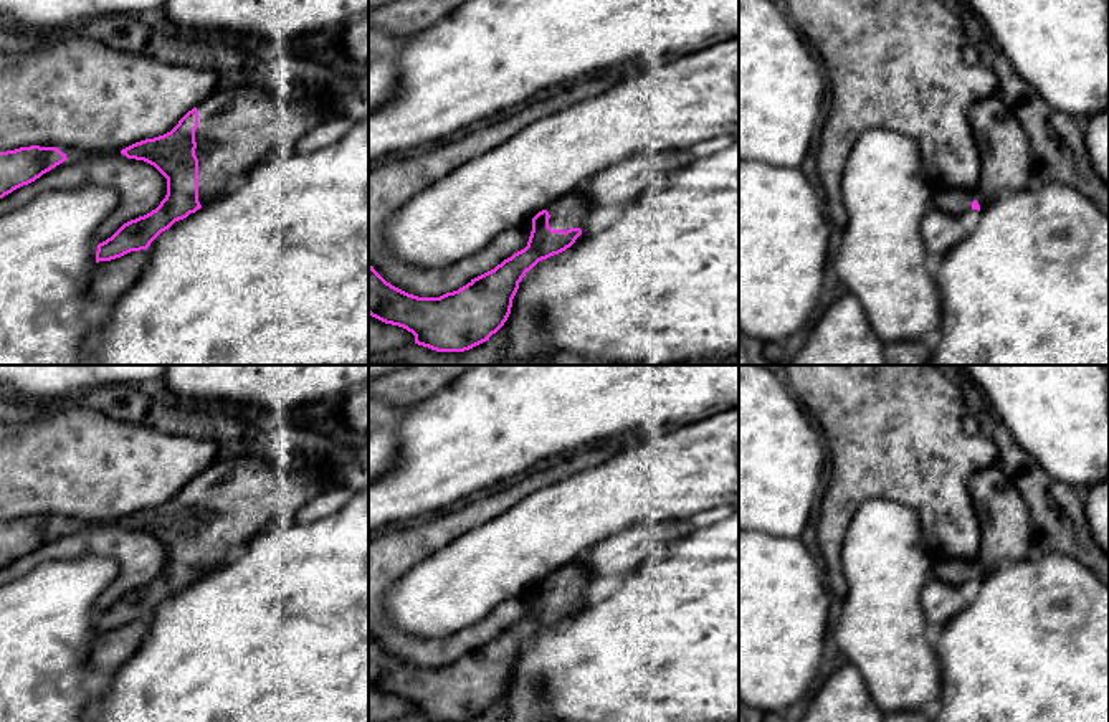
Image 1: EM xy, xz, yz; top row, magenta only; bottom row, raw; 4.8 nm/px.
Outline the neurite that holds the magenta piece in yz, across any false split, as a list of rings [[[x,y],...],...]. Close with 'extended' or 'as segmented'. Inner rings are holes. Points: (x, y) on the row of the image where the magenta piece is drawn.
[[[1000,94],[977,102],[969,114],[972,135],[978,150],[980,175],[975,188],[934,190],[932,205],[949,215],[960,216],[969,210],[985,210],[998,197],[1025,190],[1033,180],[1030,140],[1020,121]]] | extended

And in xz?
[[[569,193],[532,218],[527,246],[494,269],[440,297],[418,297],[387,283],[369,264],[369,314],[415,335],[436,352],[464,352],[496,334],[507,321],[519,283],[539,261],[585,238],[582,225],[595,208]]] | extended

